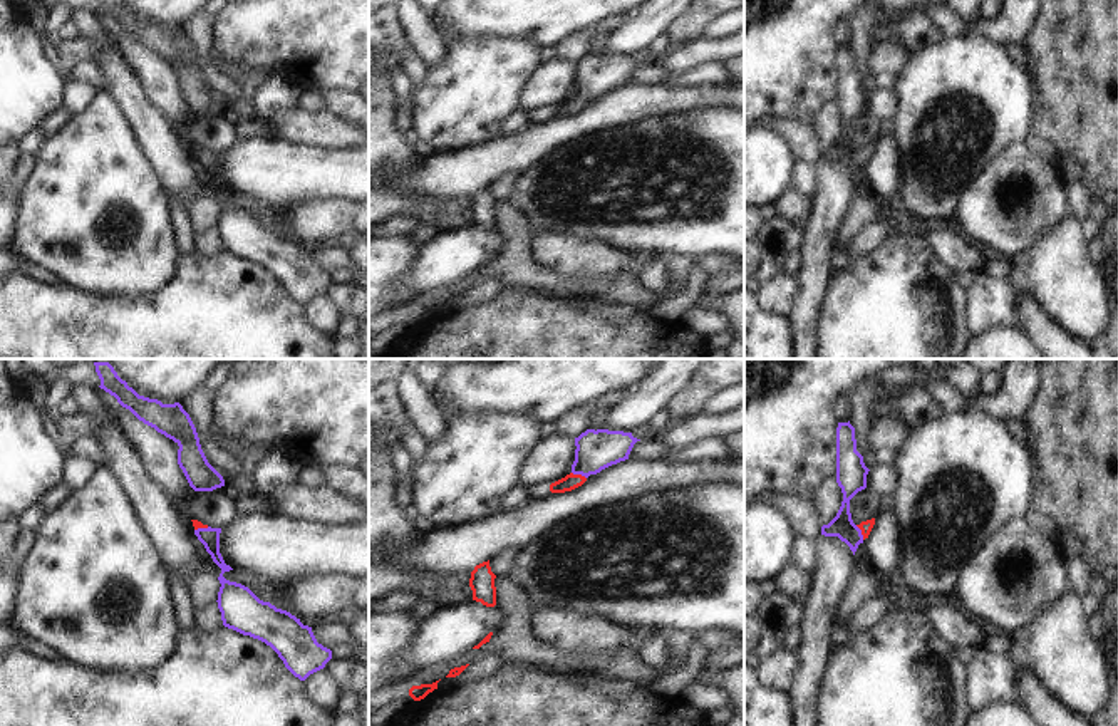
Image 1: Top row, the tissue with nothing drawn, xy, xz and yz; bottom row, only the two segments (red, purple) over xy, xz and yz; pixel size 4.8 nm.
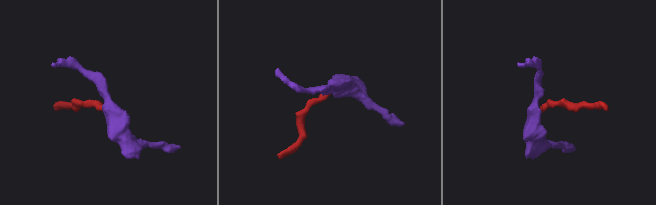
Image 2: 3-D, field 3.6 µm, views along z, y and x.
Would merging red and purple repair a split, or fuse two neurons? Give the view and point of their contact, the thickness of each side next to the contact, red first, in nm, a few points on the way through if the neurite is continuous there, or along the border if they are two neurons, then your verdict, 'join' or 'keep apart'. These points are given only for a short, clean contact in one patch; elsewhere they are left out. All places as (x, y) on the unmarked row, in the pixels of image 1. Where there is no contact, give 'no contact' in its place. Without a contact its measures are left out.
meets red in xz at (579, 99); 80 nm thick on the red side, 190 nm on the other; runs through xz (570, 106), (579, 99), (597, 74); join

